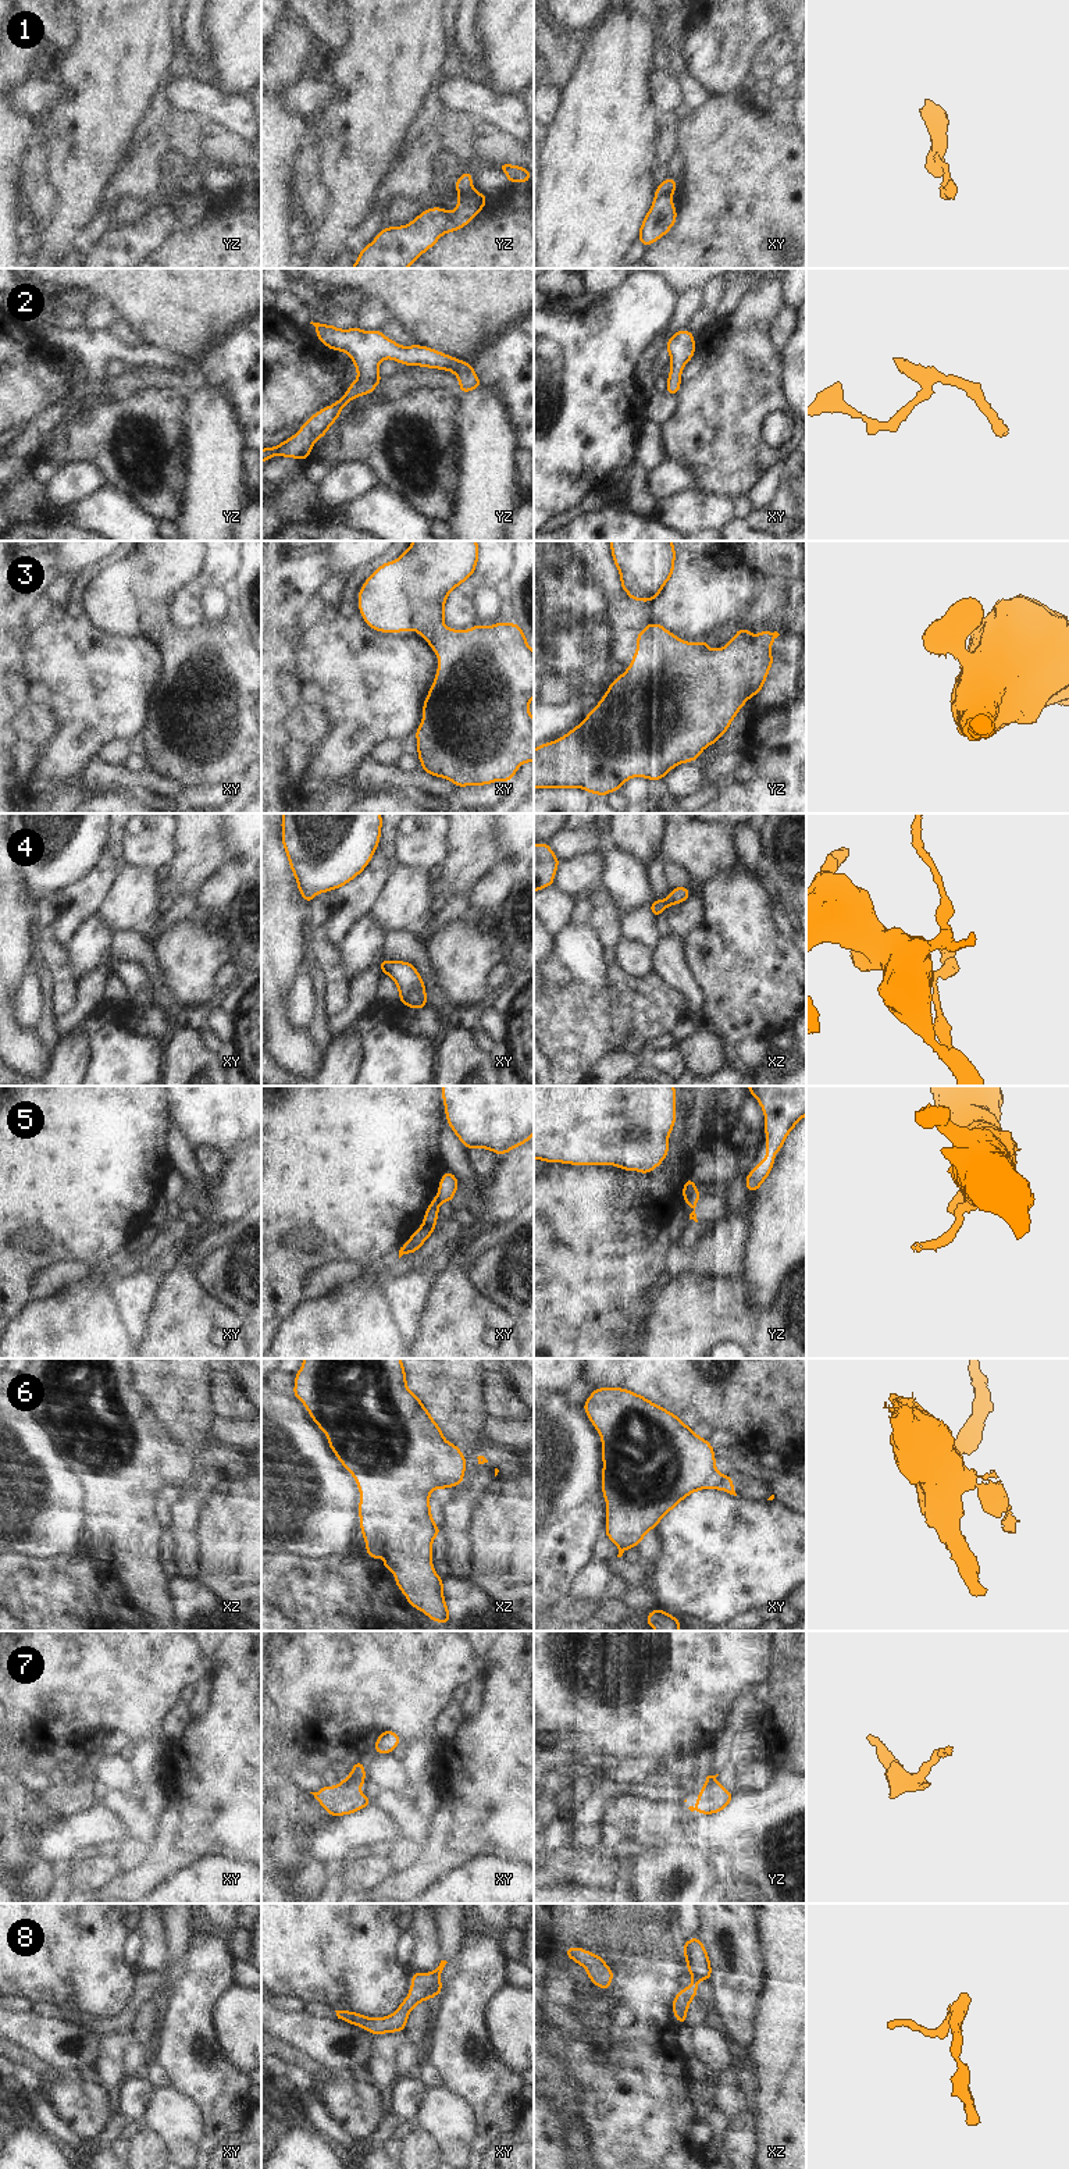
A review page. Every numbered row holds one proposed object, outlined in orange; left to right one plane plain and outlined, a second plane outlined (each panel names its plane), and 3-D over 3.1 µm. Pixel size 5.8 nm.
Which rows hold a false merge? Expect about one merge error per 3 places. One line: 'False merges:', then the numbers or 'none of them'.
False merges: 1, 5, 6

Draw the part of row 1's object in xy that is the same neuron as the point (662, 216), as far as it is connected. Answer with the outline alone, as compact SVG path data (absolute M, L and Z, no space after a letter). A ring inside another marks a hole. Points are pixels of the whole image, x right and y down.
M673 196L653 199L638 232L638 241L648 247L663 238L677 221L677 209L673 203Z

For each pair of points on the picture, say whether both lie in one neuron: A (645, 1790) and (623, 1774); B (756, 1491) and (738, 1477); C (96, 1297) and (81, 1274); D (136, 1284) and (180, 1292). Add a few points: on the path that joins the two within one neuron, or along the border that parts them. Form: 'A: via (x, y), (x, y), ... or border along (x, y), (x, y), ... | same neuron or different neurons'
A: border along (659, 1780), (644, 1780), (633, 1784) | different neurons
B: via (752, 1489), (743, 1481) | same neuron
C: border along (93, 1279), (57, 1296) | different neurons
D: border along (166, 1275), (153, 1314), (149, 1318) | different neurons

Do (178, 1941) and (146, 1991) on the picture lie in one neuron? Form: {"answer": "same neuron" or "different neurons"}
{"answer": "same neuron"}

